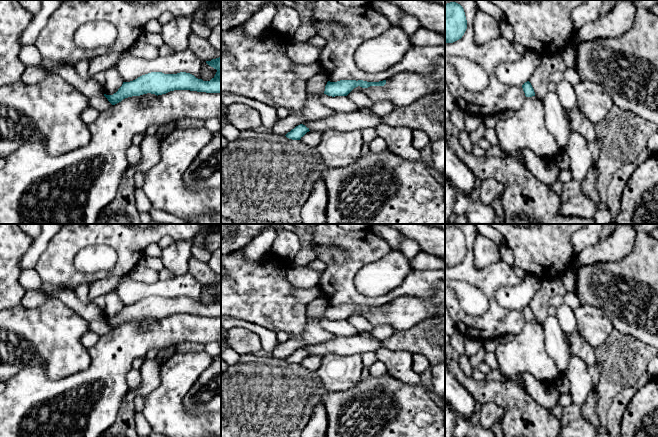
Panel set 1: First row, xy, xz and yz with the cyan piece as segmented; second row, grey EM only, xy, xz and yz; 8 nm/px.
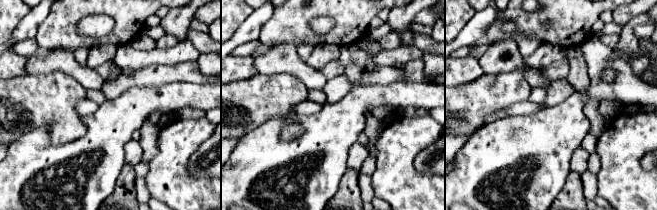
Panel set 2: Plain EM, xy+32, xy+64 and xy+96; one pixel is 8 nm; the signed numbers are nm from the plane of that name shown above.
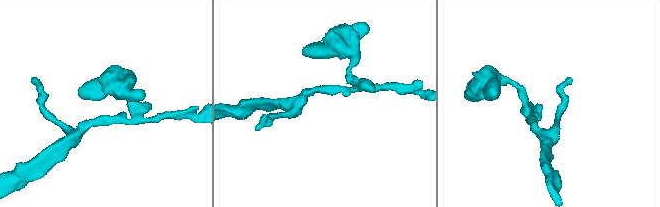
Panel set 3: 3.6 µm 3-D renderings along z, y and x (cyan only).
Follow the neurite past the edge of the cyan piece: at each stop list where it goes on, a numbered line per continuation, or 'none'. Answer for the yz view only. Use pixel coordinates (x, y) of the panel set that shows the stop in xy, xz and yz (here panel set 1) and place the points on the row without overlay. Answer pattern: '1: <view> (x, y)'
none

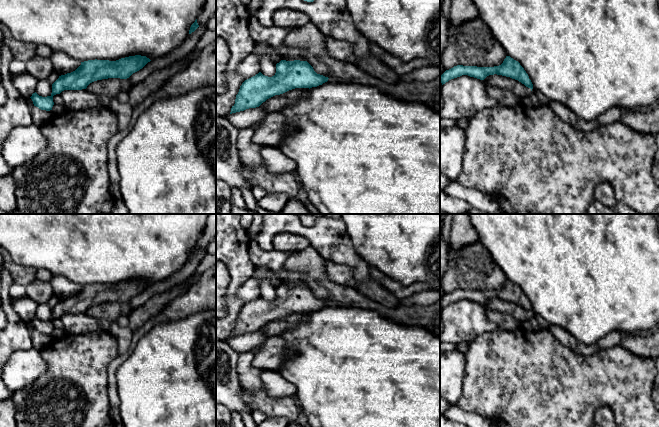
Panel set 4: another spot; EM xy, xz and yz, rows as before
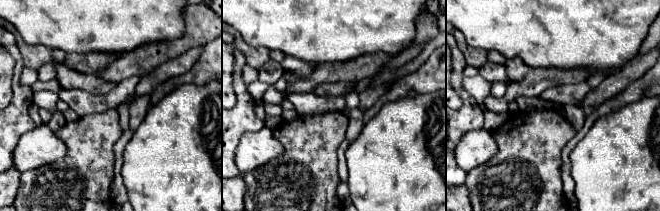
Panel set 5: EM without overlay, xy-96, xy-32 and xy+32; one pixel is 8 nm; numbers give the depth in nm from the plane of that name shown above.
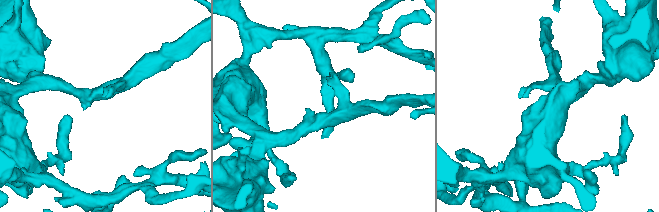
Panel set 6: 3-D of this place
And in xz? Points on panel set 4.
none

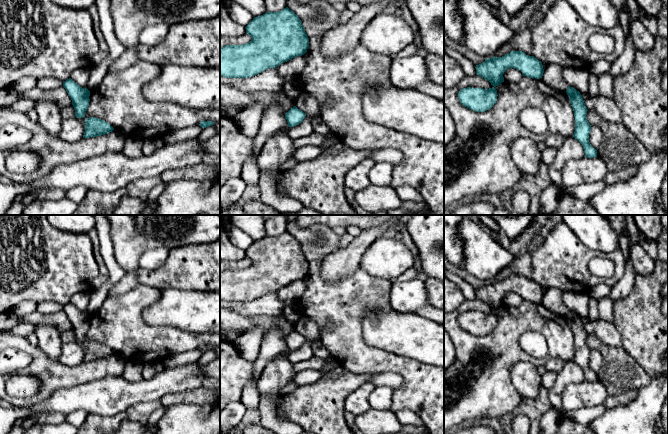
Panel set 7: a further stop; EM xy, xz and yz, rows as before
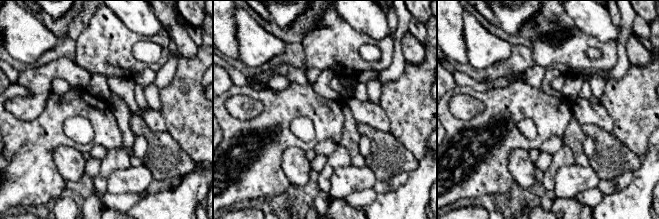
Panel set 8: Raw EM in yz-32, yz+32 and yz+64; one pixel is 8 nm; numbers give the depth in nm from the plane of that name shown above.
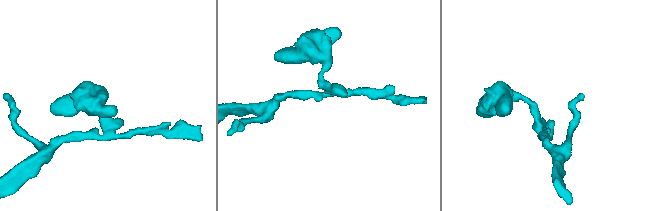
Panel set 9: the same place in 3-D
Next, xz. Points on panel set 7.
none

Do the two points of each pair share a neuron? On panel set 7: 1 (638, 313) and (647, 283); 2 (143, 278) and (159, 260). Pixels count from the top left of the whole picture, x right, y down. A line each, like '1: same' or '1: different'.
1: same
2: different

